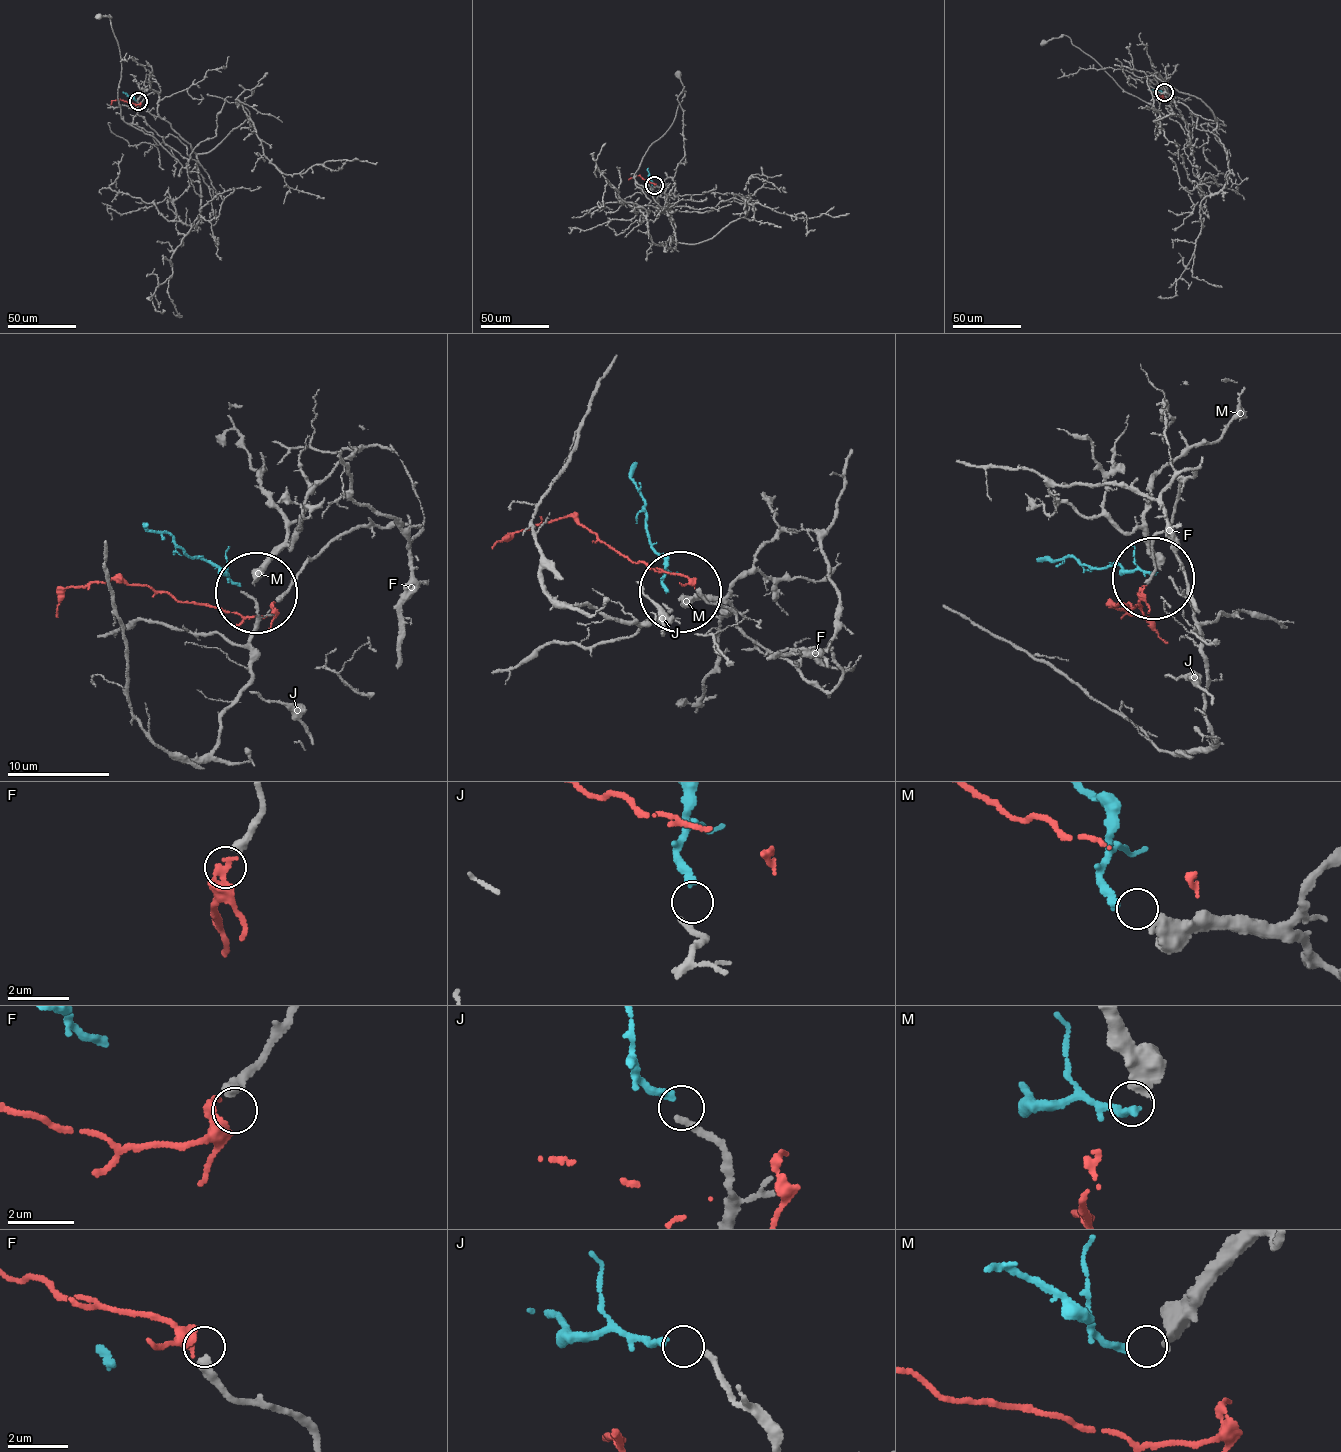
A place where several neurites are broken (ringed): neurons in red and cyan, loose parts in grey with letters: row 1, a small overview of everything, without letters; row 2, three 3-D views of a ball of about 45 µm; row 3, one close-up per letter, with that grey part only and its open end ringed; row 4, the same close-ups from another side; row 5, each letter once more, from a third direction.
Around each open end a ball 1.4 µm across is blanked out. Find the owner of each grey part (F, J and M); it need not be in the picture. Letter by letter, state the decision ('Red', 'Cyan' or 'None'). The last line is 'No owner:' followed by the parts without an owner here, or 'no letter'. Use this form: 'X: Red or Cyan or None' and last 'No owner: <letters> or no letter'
F: Red
J: Cyan
M: None
No owner: M

